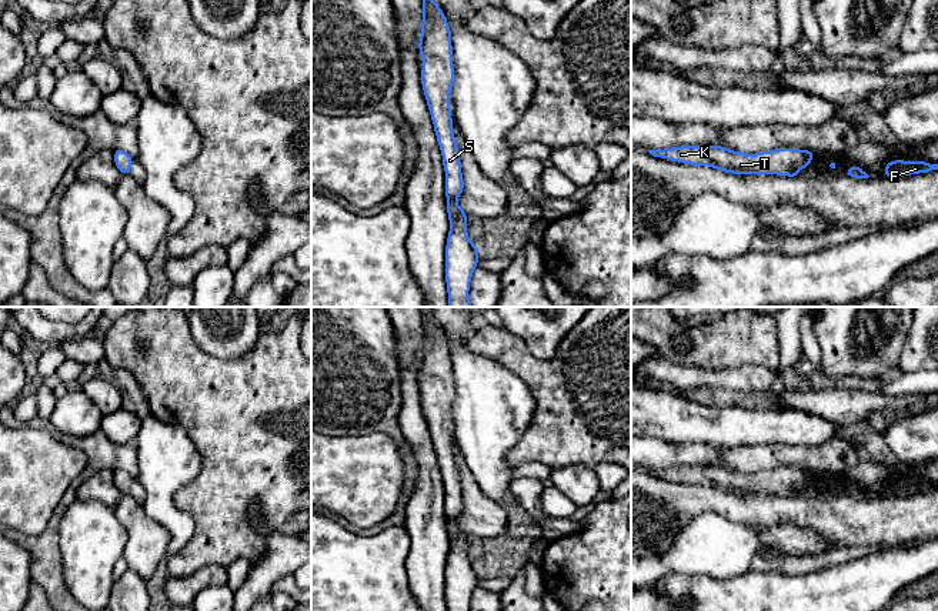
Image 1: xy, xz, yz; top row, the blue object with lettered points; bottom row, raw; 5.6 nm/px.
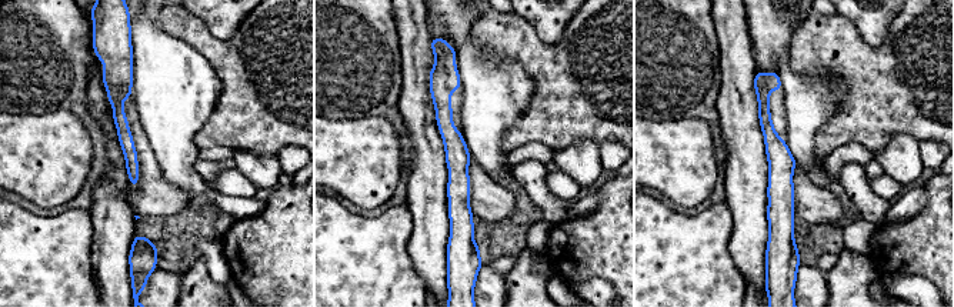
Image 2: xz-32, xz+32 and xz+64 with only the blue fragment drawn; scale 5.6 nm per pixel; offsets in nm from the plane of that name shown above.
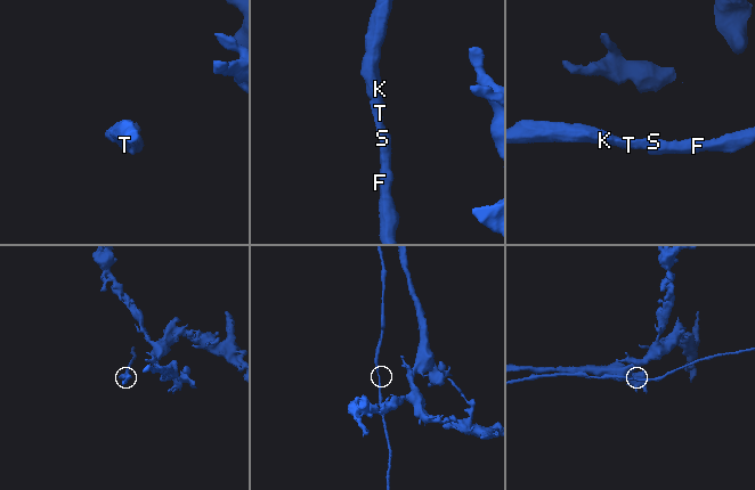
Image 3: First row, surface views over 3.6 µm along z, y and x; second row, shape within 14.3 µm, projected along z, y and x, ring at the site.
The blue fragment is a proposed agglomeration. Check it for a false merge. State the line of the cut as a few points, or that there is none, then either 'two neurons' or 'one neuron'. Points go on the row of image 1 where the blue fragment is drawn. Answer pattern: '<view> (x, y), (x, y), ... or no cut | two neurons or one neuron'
no cut | one neuron

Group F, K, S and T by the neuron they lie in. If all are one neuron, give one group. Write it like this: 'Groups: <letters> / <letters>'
Groups: F K S T

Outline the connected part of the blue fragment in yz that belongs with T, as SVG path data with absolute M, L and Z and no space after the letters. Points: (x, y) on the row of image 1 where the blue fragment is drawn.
M682 146L664 150L648 150L658 158L667 158L691 166L711 166L732 174L780 174L800 177L798 173L805 168L815 156L811 150L778 148L757 154L732 151L722 146Z

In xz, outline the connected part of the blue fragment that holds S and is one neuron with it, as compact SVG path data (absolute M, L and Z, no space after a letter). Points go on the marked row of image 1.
M434 0L423 1L423 24L418 50L425 61L421 84L434 123L434 131L445 170L445 197L450 233L445 246L445 283L448 307L473 307L468 290L473 271L478 267L478 250L467 237L467 213L455 198L464 191L460 151L455 143L448 103L454 84L451 30L444 11Z

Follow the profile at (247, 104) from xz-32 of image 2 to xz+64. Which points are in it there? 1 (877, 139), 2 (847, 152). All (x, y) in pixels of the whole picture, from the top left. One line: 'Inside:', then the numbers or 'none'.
Inside: 1

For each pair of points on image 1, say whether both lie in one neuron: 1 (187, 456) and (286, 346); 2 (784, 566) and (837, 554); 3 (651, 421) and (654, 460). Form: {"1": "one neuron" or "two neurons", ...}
{"1": "two neurons", "2": "one neuron", "3": "two neurons"}

